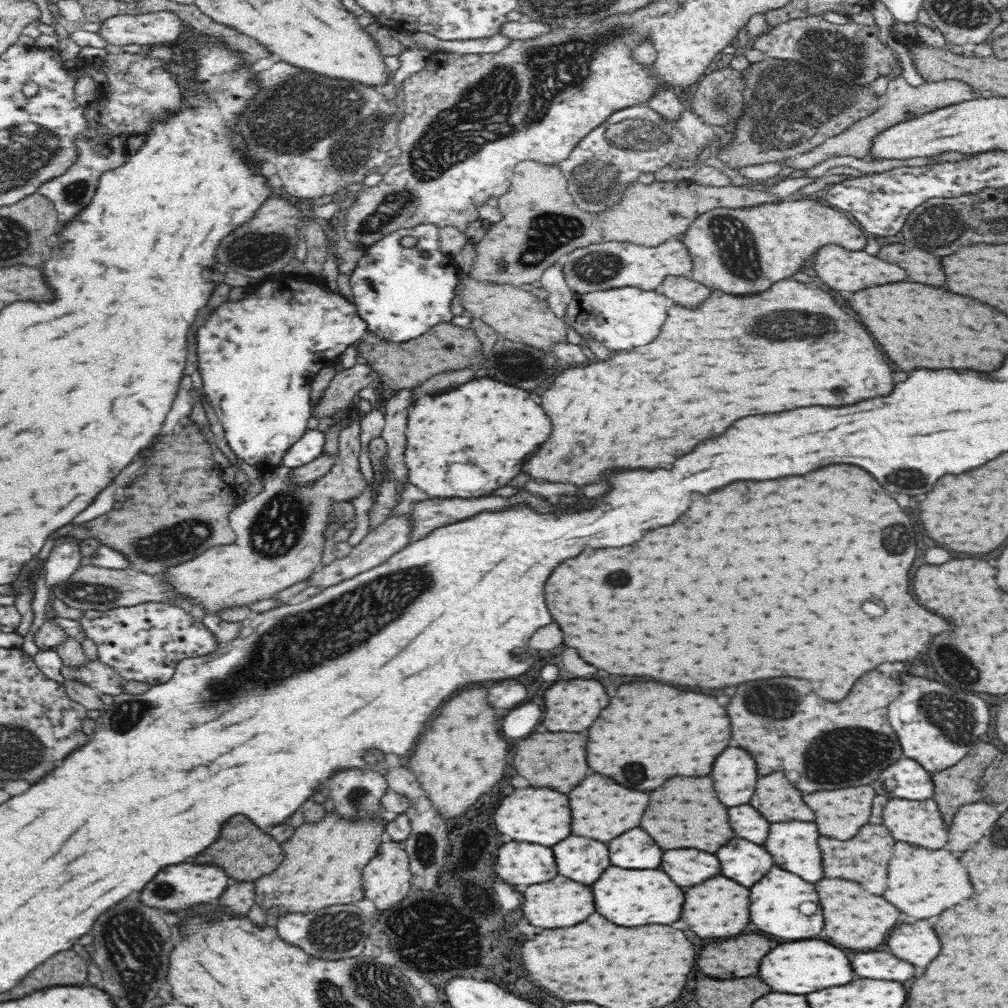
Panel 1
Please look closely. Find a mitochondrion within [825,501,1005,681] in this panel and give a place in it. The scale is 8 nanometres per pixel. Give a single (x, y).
(902, 533)

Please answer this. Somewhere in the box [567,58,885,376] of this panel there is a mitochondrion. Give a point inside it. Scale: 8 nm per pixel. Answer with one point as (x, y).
(792, 108)

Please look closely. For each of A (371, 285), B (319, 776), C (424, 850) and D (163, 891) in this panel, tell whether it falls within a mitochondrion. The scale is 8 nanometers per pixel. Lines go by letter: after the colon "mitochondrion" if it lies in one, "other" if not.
A: other
B: other
C: mitochondrion
D: mitochondrion

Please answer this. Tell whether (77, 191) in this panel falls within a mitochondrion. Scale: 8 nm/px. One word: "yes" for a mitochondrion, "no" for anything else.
yes

